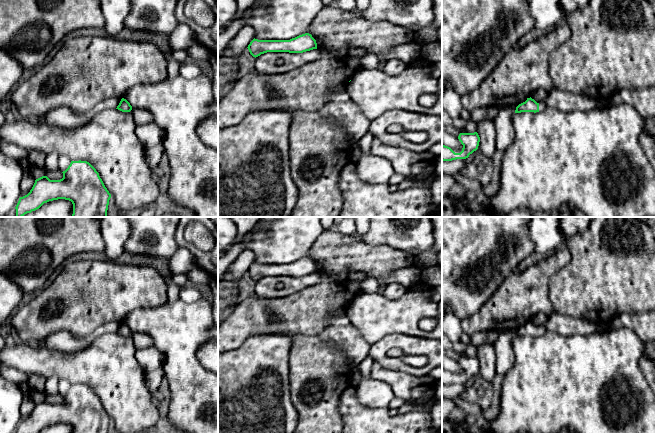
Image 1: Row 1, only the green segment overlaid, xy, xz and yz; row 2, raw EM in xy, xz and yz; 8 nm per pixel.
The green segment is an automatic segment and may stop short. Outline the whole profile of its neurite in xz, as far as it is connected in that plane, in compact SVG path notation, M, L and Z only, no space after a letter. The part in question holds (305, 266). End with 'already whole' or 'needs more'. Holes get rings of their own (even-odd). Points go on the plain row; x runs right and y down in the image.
M305 257L290 264L258 264L254 262L247 272L250 278L256 282L267 276L303 277L317 273L317 267L311 258Z; already whole

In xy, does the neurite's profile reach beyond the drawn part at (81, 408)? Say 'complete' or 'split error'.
complete

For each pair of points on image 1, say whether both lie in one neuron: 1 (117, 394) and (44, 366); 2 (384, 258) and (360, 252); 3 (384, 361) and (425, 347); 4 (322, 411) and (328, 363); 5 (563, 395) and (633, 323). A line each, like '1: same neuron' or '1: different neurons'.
1: same neuron
2: same neuron
3: same neuron
4: same neuron
5: different neurons

